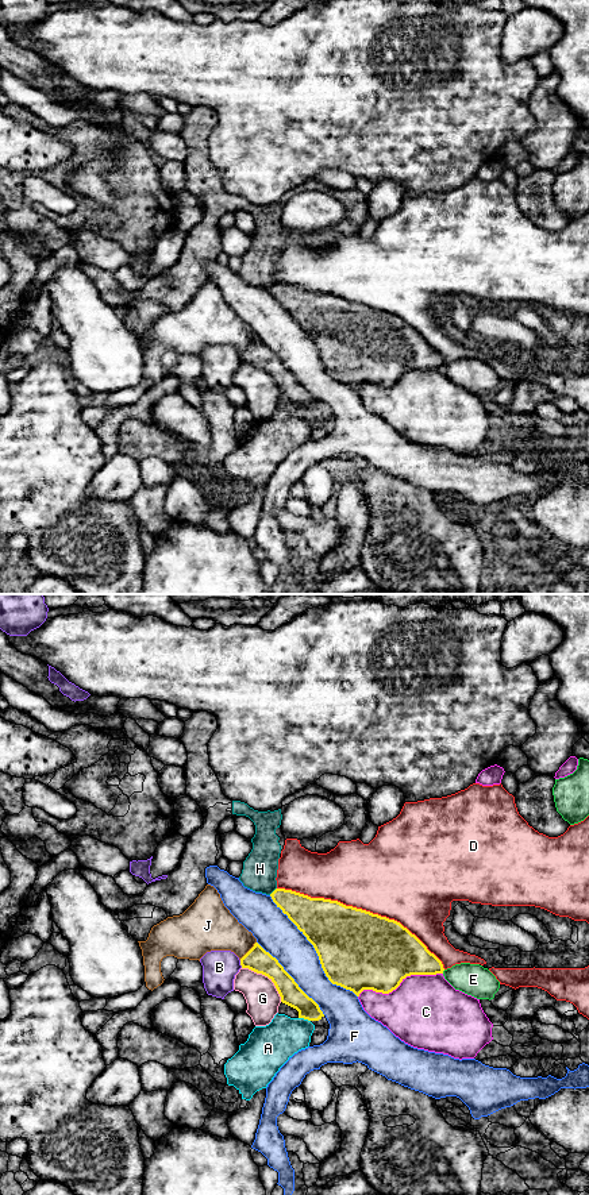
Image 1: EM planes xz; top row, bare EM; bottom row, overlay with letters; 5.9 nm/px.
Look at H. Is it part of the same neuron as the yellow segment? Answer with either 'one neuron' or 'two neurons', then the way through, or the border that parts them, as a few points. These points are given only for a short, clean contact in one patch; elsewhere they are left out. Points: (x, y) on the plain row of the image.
two neurons; border xz (276, 282), (269, 289)

